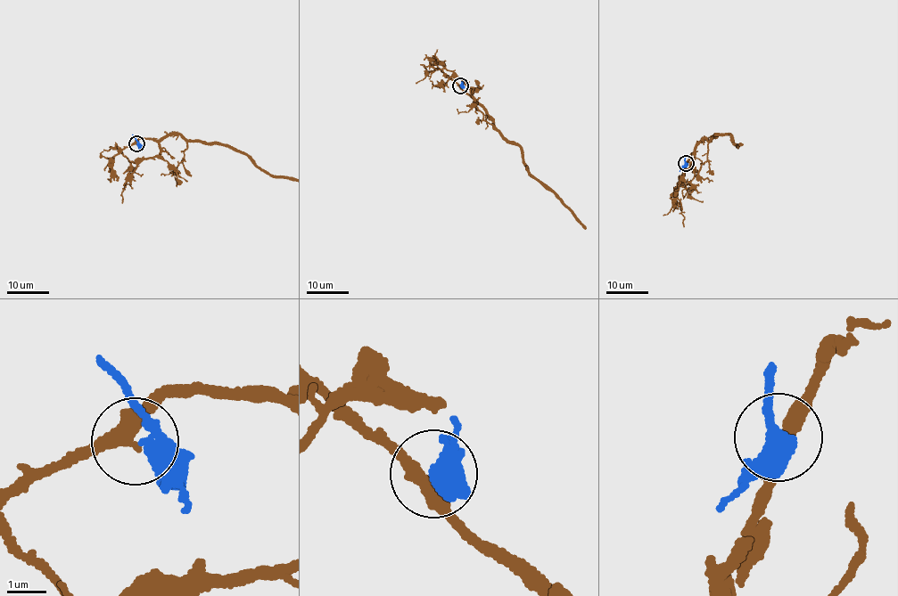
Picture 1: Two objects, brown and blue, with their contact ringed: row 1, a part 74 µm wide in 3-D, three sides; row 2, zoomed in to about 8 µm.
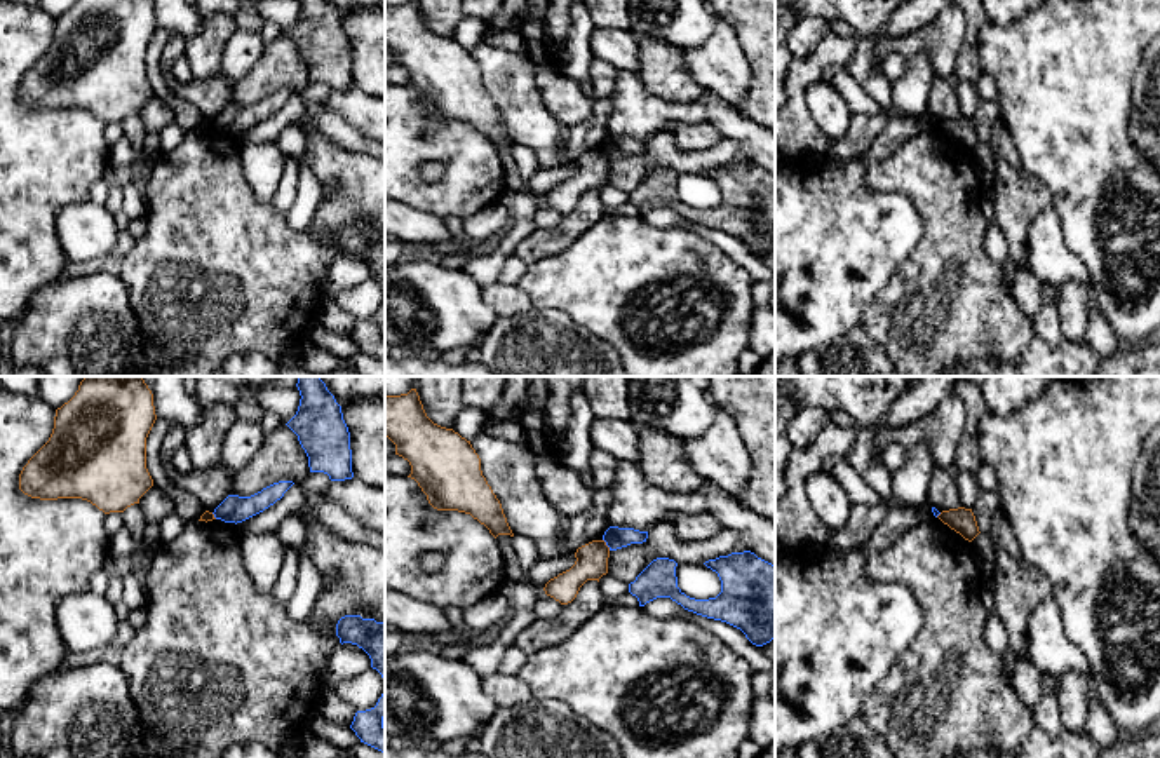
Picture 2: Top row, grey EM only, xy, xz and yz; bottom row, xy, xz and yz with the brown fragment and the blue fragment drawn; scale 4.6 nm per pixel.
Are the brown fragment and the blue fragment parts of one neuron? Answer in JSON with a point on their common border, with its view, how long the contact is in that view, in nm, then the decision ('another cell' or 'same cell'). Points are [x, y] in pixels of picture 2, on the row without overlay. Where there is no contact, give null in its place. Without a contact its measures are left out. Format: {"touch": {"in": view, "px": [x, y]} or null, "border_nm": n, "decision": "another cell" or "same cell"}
{"touch": {"in": "xz", "px": [605, 154]}, "border_nm": 70, "decision": "another cell"}

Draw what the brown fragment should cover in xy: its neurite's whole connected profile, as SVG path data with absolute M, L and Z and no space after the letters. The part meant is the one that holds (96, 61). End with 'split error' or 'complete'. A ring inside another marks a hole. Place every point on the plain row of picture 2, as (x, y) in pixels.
M77 0L56 19L52 44L23 77L19 99L31 108L82 108L105 124L124 122L153 96L146 47L155 30L152 0Z | complete

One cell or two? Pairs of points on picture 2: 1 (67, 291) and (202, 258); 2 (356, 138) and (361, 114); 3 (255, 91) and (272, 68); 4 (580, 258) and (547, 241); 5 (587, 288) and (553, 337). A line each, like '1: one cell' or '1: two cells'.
1: two cells
2: two cells
3: one cell
4: two cells
5: two cells

